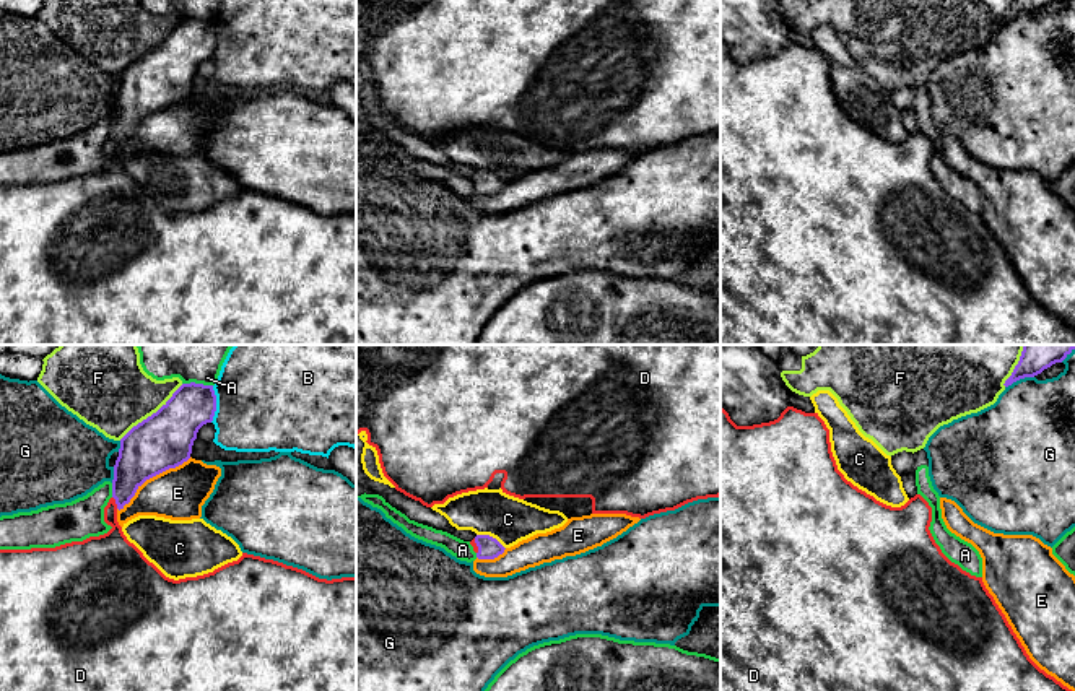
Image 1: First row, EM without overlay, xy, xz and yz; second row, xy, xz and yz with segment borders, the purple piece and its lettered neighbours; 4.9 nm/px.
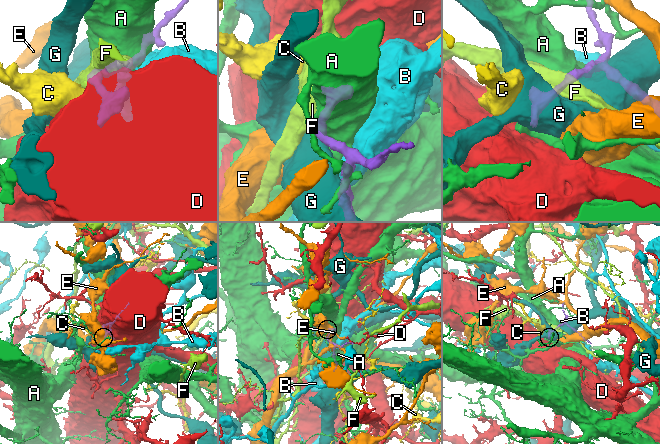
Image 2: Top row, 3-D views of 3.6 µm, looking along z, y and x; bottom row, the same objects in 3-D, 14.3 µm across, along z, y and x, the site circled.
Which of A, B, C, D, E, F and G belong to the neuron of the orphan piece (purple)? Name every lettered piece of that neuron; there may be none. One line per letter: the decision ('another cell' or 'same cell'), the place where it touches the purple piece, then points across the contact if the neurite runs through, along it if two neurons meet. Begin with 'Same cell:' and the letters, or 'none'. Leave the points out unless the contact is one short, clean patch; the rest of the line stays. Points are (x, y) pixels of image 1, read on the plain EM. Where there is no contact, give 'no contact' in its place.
Same cell: D
A: another cell; meets purple in xy at (197, 20)
B: another cell; meets purple in xy at (215, 39)
C: another cell; meets purple in xz at (491, 173); border along xz (477, 169), (493, 173), (504, 184)
D: same cell; meets purple in xy at (116, 139); runs through xy (140, 95), (130, 106), (116, 139), (111, 189)
E: another cell; meets purple in xy at (152, 112); border along xy (191, 93), (150, 112), (117, 145)
F: another cell; meets purple in xy at (152, 51)
G: another cell; meets purple in yz at (1018, 15)

